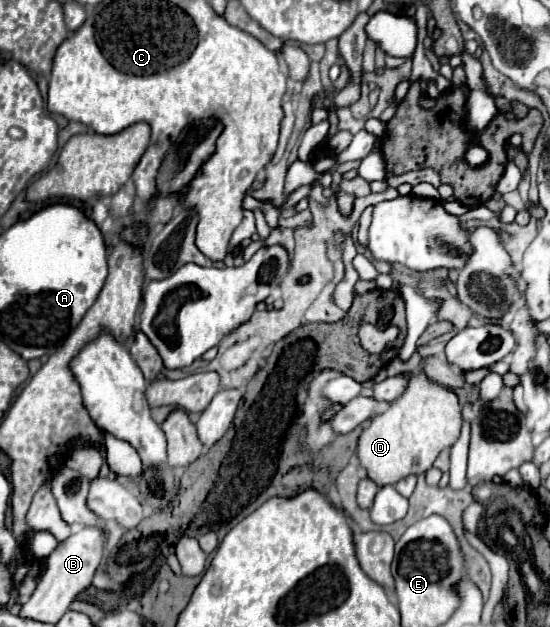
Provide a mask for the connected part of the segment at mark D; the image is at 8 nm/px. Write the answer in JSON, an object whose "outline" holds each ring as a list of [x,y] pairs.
{"outline":[[[416,374],[410,378],[406,392],[362,430],[358,440],[358,458],[366,476],[382,488],[396,484],[410,474],[424,474],[432,468],[438,454],[458,440],[460,430],[462,416],[456,394],[430,382],[424,374]]]}

